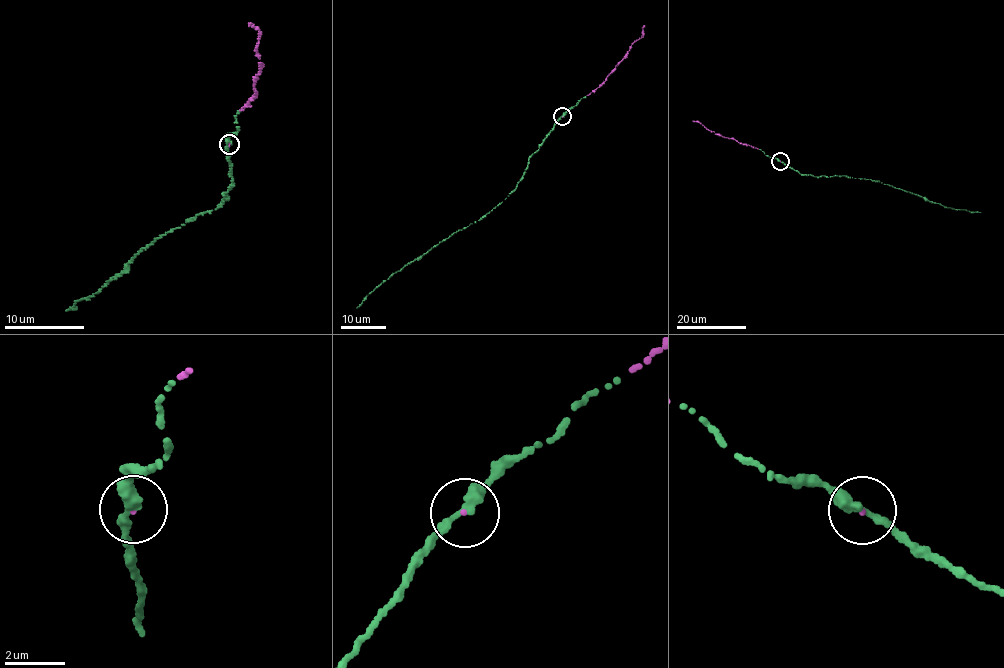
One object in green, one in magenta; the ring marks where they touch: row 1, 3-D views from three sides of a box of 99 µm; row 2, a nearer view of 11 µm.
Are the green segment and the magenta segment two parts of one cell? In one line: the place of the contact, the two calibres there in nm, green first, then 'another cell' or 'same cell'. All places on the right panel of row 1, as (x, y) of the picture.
place (780, 161); calibres 320 and 70 nm; same cell

